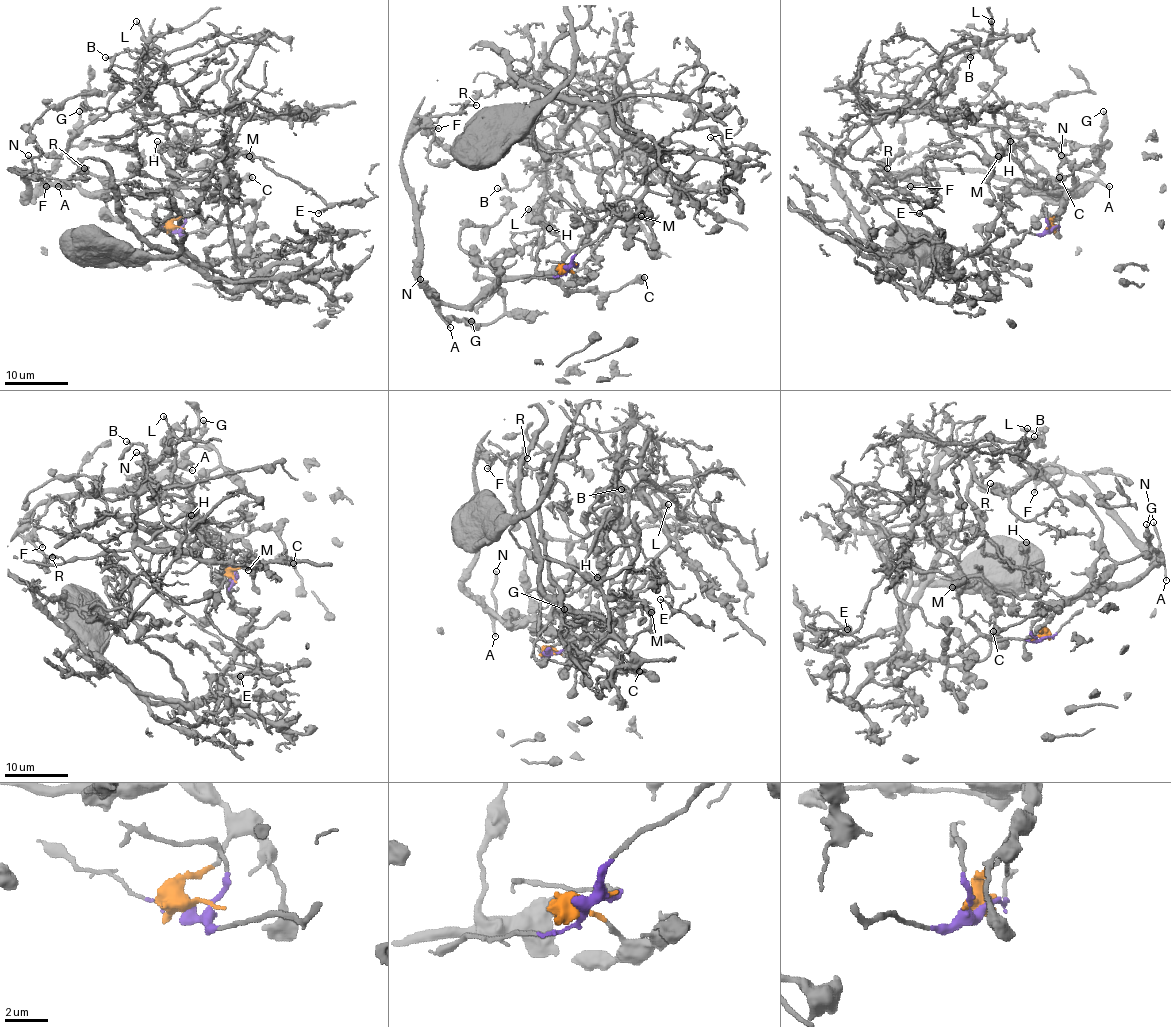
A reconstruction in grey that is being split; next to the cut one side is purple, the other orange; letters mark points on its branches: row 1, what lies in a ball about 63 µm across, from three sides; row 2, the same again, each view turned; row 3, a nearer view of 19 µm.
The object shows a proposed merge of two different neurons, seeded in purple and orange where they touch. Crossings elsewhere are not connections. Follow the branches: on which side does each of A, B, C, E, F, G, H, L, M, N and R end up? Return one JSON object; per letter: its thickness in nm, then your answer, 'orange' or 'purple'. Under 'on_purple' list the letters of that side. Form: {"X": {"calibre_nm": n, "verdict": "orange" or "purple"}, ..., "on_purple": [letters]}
{"A": {"calibre_nm": 150, "verdict": "orange"}, "B": {"calibre_nm": 110, "verdict": "purple"}, "C": {"calibre_nm": 650, "verdict": "orange"}, "E": {"calibre_nm": 100, "verdict": "purple"}, "F": {"calibre_nm": 130, "verdict": "orange"}, "G": {"calibre_nm": 280, "verdict": "orange"}, "H": {"calibre_nm": 650, "verdict": "orange"}, "L": {"calibre_nm": 120, "verdict": "purple"}, "M": {"calibre_nm": 600, "verdict": "purple"}, "N": {"calibre_nm": 200, "verdict": "orange"}, "R": {"calibre_nm": 110, "verdict": "orange"}, "on_purple": ["B", "E", "L", "M"]}

